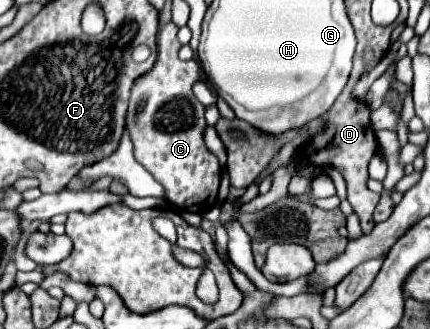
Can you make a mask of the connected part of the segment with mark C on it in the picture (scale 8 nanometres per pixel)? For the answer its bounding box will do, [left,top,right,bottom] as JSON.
[127,23,222,215]

